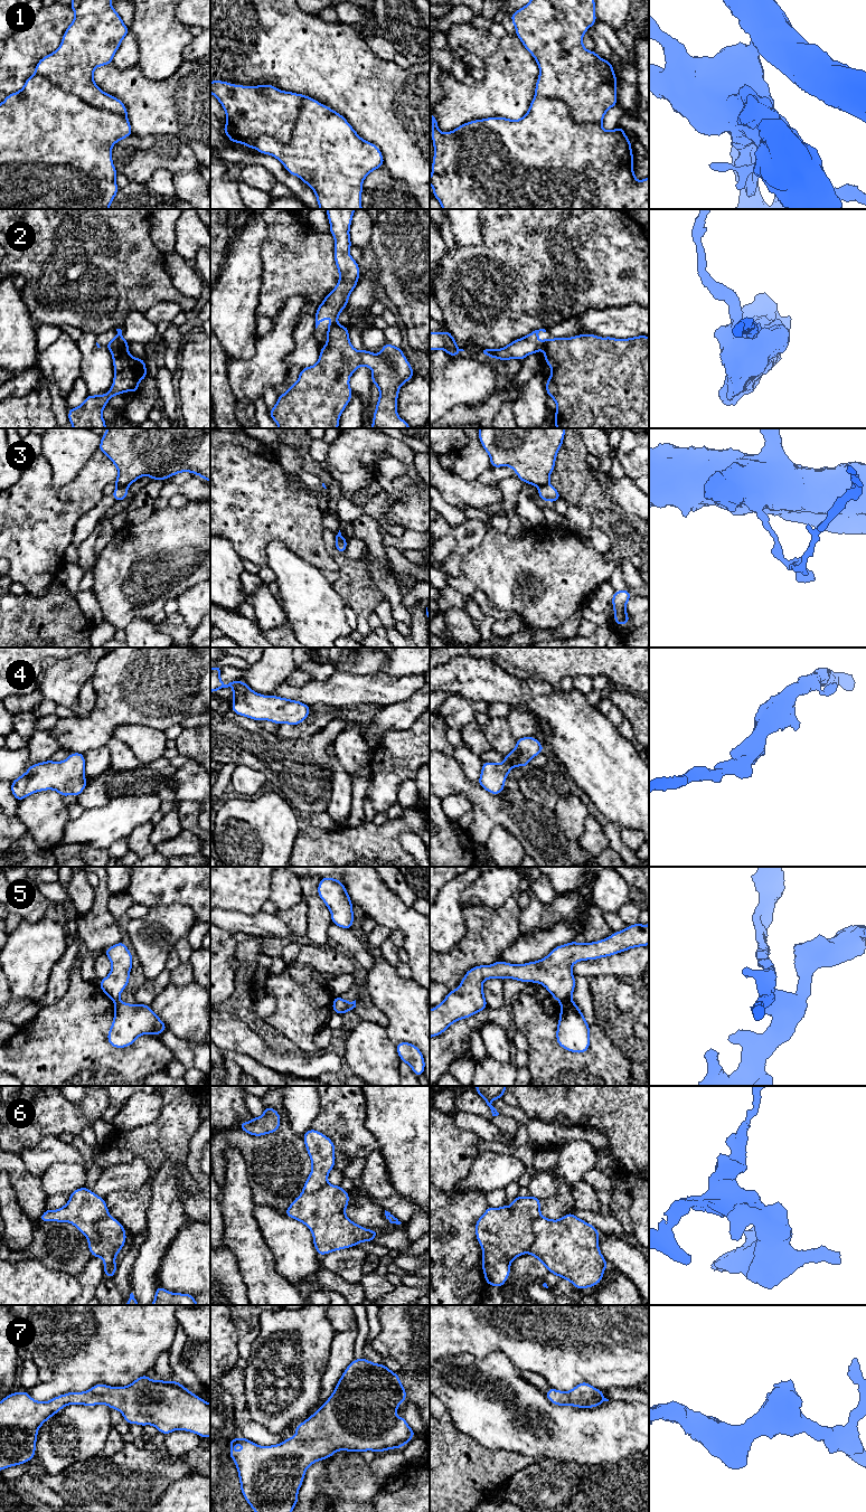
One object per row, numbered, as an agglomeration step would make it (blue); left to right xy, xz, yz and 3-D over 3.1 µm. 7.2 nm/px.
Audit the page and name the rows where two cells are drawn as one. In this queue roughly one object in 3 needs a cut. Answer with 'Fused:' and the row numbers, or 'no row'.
Fused: 2, 3, 5, 6

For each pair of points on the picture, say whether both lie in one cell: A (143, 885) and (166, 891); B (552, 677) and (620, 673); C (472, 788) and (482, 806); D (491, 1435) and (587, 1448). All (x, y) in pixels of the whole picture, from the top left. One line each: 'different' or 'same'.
A: same
B: same
C: same
D: same

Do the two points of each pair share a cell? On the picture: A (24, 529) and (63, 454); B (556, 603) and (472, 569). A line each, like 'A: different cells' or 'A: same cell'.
A: different cells
B: same cell

